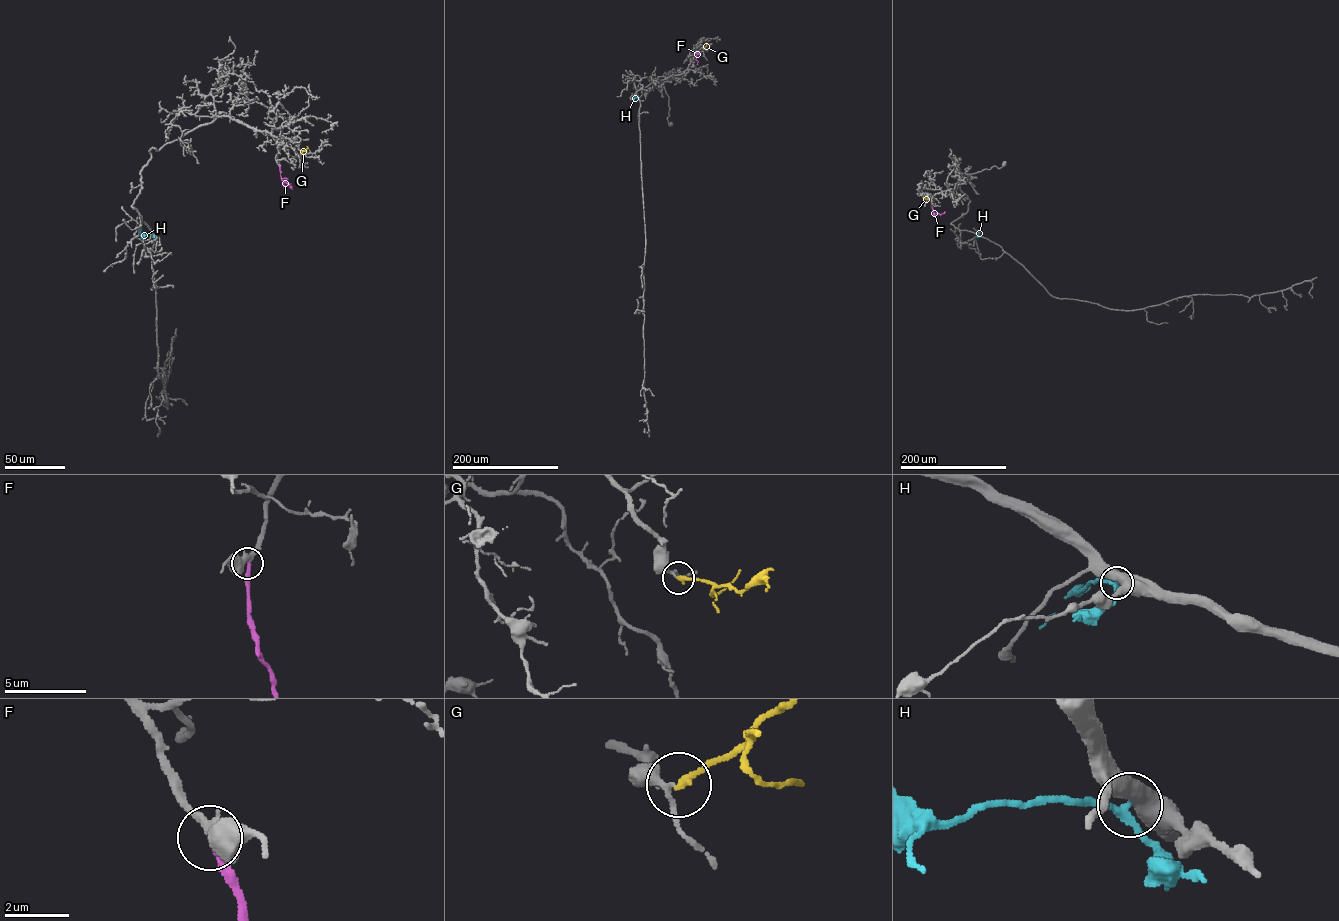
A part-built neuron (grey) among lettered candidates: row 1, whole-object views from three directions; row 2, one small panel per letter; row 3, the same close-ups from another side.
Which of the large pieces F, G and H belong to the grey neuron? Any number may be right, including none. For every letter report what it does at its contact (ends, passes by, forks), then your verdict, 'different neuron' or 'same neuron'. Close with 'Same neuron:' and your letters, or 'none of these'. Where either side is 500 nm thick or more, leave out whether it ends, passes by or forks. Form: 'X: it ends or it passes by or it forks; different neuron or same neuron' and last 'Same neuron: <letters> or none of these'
F: it ends; same neuron
G: it ends; different neuron
H: different neuron
Same neuron: F

